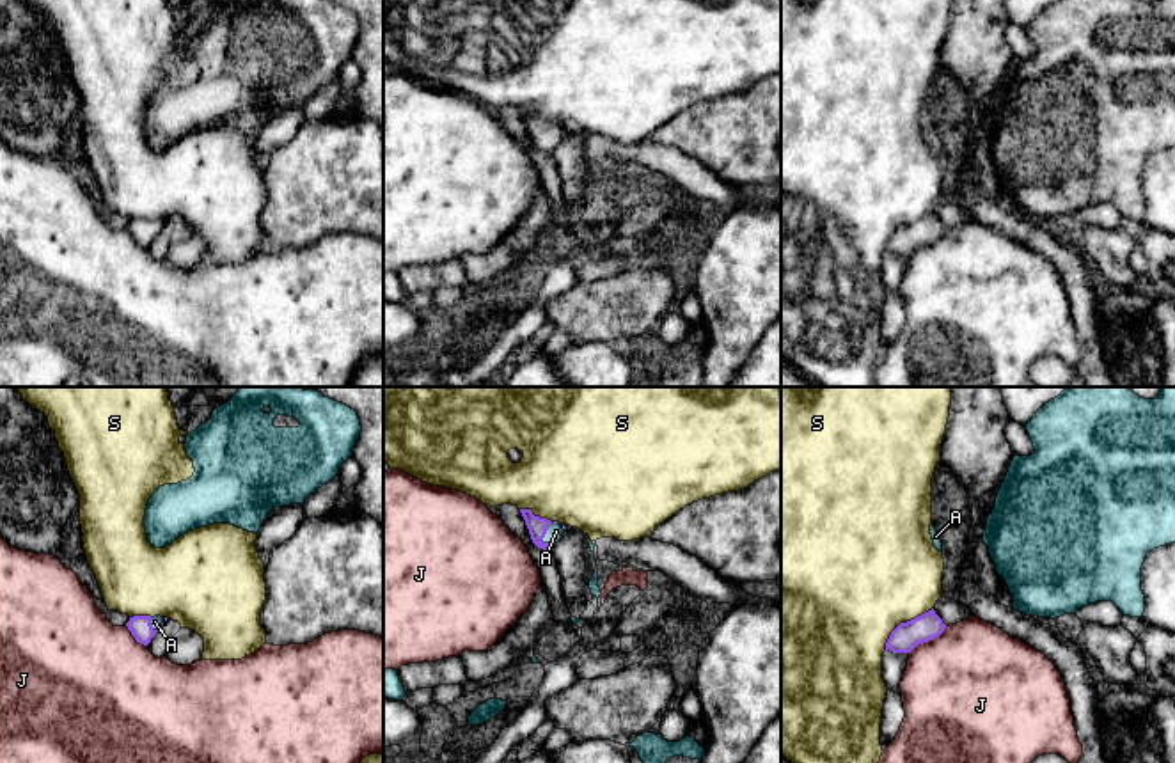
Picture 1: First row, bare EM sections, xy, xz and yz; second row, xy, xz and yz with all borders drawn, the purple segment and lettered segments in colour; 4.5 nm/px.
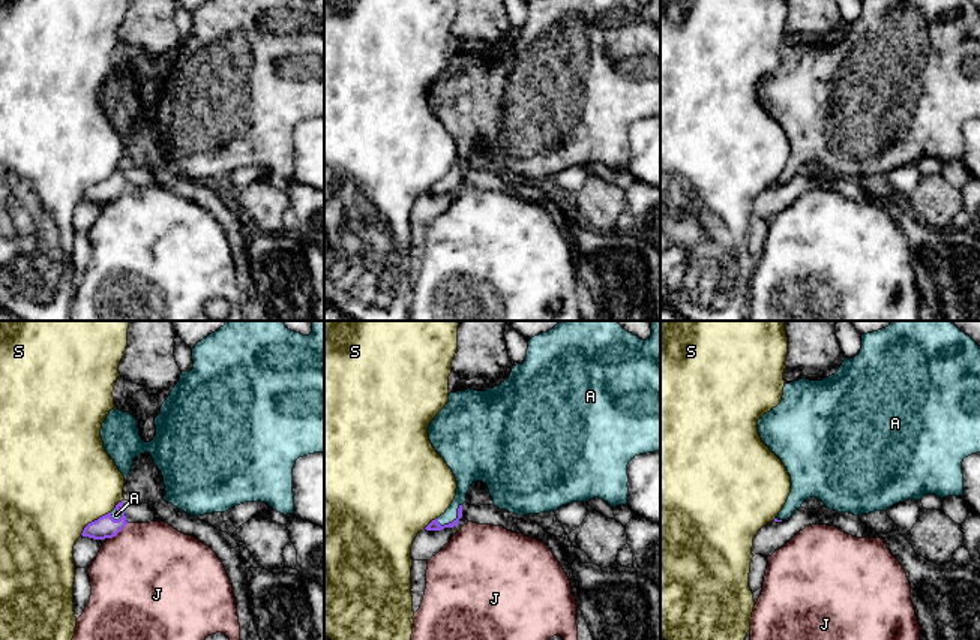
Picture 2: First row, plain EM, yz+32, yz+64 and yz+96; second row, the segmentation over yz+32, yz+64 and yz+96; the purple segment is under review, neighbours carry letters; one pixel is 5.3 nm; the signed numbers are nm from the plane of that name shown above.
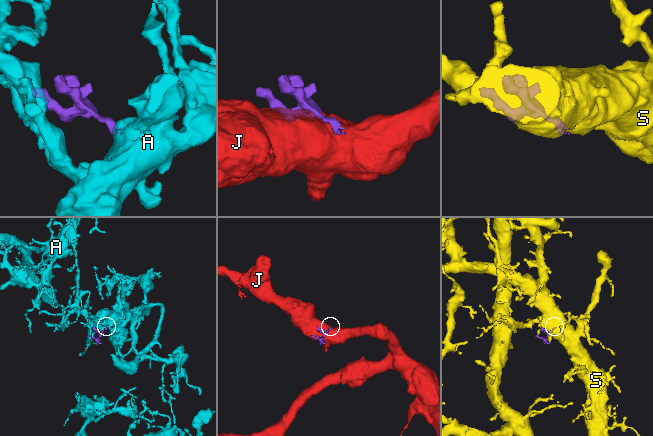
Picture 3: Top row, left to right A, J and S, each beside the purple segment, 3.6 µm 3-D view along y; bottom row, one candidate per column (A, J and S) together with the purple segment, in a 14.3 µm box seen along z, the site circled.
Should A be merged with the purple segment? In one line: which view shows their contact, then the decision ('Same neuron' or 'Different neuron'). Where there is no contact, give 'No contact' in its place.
Touches purple in xz. Same neuron

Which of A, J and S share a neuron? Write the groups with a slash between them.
A / J / S

